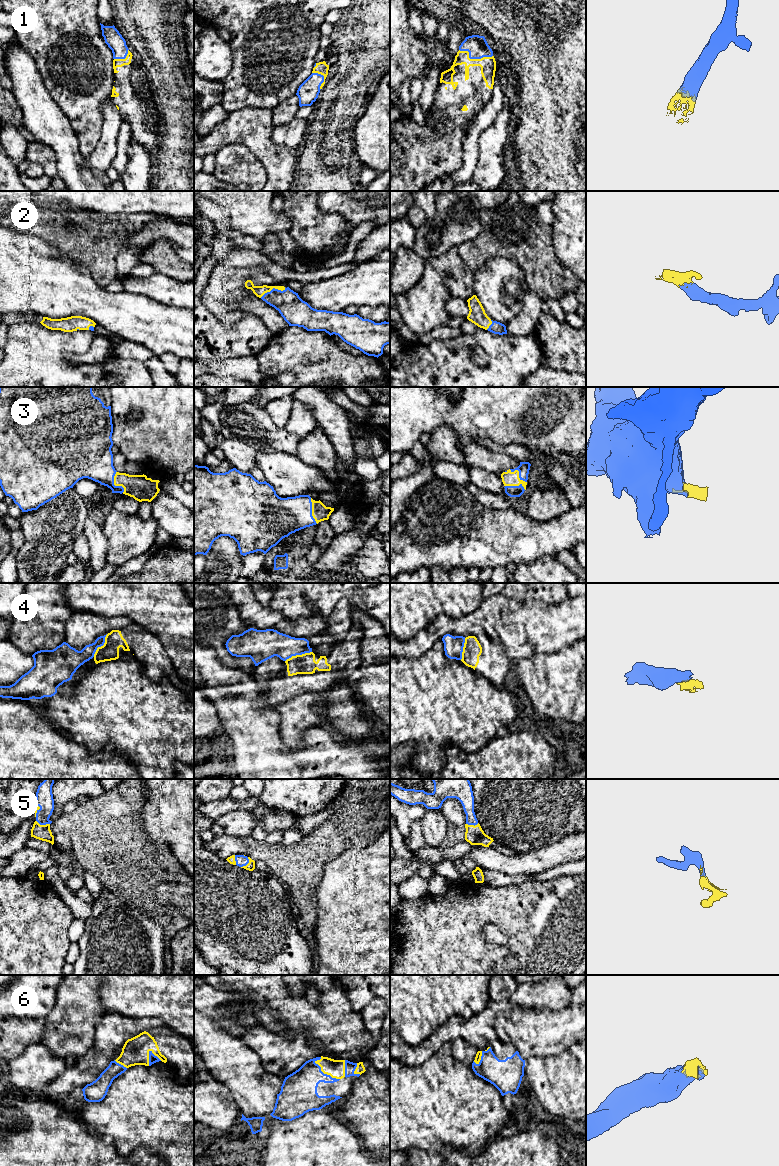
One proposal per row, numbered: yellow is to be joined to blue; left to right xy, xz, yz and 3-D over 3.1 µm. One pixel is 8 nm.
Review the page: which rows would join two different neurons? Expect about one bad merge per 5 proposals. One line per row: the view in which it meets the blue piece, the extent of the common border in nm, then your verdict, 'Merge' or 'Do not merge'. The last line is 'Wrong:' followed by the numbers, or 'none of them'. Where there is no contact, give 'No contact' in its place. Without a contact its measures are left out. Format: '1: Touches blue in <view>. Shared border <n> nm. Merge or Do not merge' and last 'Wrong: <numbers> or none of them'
1: Touches blue in yz. Shared border 280 nm. Merge
2: Touches blue in xz. Shared border 220 nm. Merge
3: Touches blue in xy. Shared border 190 nm. Merge
4: Touches blue in xz. Shared border 240 nm. Do not merge
5: Touches blue in xy. Shared border 120 nm. Merge
6: Touches blue in xz. Shared border 260 nm. Merge
Wrong: 4

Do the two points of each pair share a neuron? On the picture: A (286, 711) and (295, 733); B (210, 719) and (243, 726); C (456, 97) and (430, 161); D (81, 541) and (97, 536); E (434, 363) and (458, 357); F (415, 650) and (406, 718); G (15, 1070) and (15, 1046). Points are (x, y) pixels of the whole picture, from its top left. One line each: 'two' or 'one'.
A: one
B: two
C: one
D: two
E: one
F: two
G: two

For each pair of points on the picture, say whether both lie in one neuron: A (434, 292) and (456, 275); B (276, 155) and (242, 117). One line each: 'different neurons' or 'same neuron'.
A: different neurons
B: same neuron

